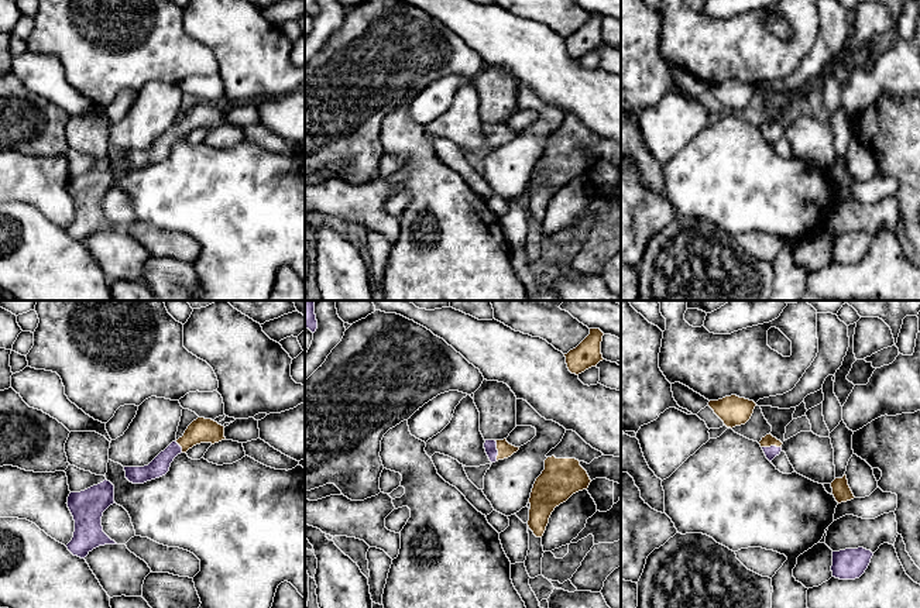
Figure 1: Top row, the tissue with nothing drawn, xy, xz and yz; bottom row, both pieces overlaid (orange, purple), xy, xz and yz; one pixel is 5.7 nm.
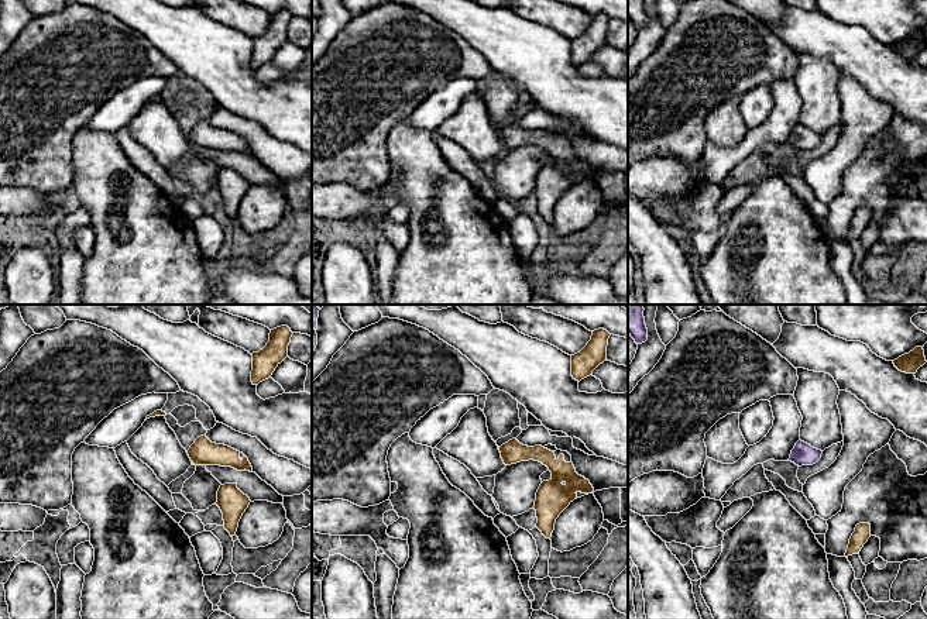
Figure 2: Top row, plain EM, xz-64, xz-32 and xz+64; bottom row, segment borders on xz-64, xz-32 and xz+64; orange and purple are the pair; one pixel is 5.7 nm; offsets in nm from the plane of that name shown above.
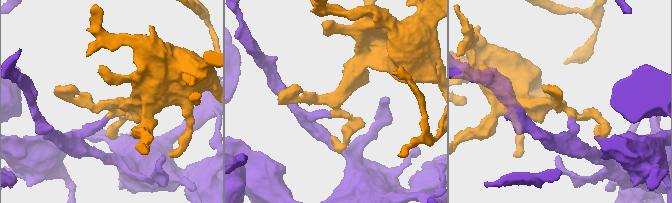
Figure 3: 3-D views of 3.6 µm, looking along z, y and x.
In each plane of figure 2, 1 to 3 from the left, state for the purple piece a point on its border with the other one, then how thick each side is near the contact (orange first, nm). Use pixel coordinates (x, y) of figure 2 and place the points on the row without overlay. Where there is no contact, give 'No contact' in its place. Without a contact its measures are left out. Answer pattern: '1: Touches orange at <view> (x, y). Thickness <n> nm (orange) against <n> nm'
1: No contact
2: No contact
3: No contact

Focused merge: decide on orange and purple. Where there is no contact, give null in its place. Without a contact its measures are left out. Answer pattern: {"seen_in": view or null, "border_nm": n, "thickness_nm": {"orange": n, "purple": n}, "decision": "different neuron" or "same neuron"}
{"seen_in": "xz", "border_nm": 120, "thickness_nm": {"orange": 90, "purple": 70}, "decision": "same neuron"}

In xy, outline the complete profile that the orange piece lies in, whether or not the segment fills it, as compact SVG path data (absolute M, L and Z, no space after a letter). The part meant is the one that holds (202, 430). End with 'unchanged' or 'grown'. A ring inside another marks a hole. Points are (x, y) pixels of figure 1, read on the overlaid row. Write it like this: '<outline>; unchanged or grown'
M198 418L188 426L182 437L172 442L148 466L124 467L126 478L133 484L144 484L159 478L169 471L171 463L178 454L186 453L189 449L200 443L214 444L222 440L226 440L224 426L212 419Z; grown

